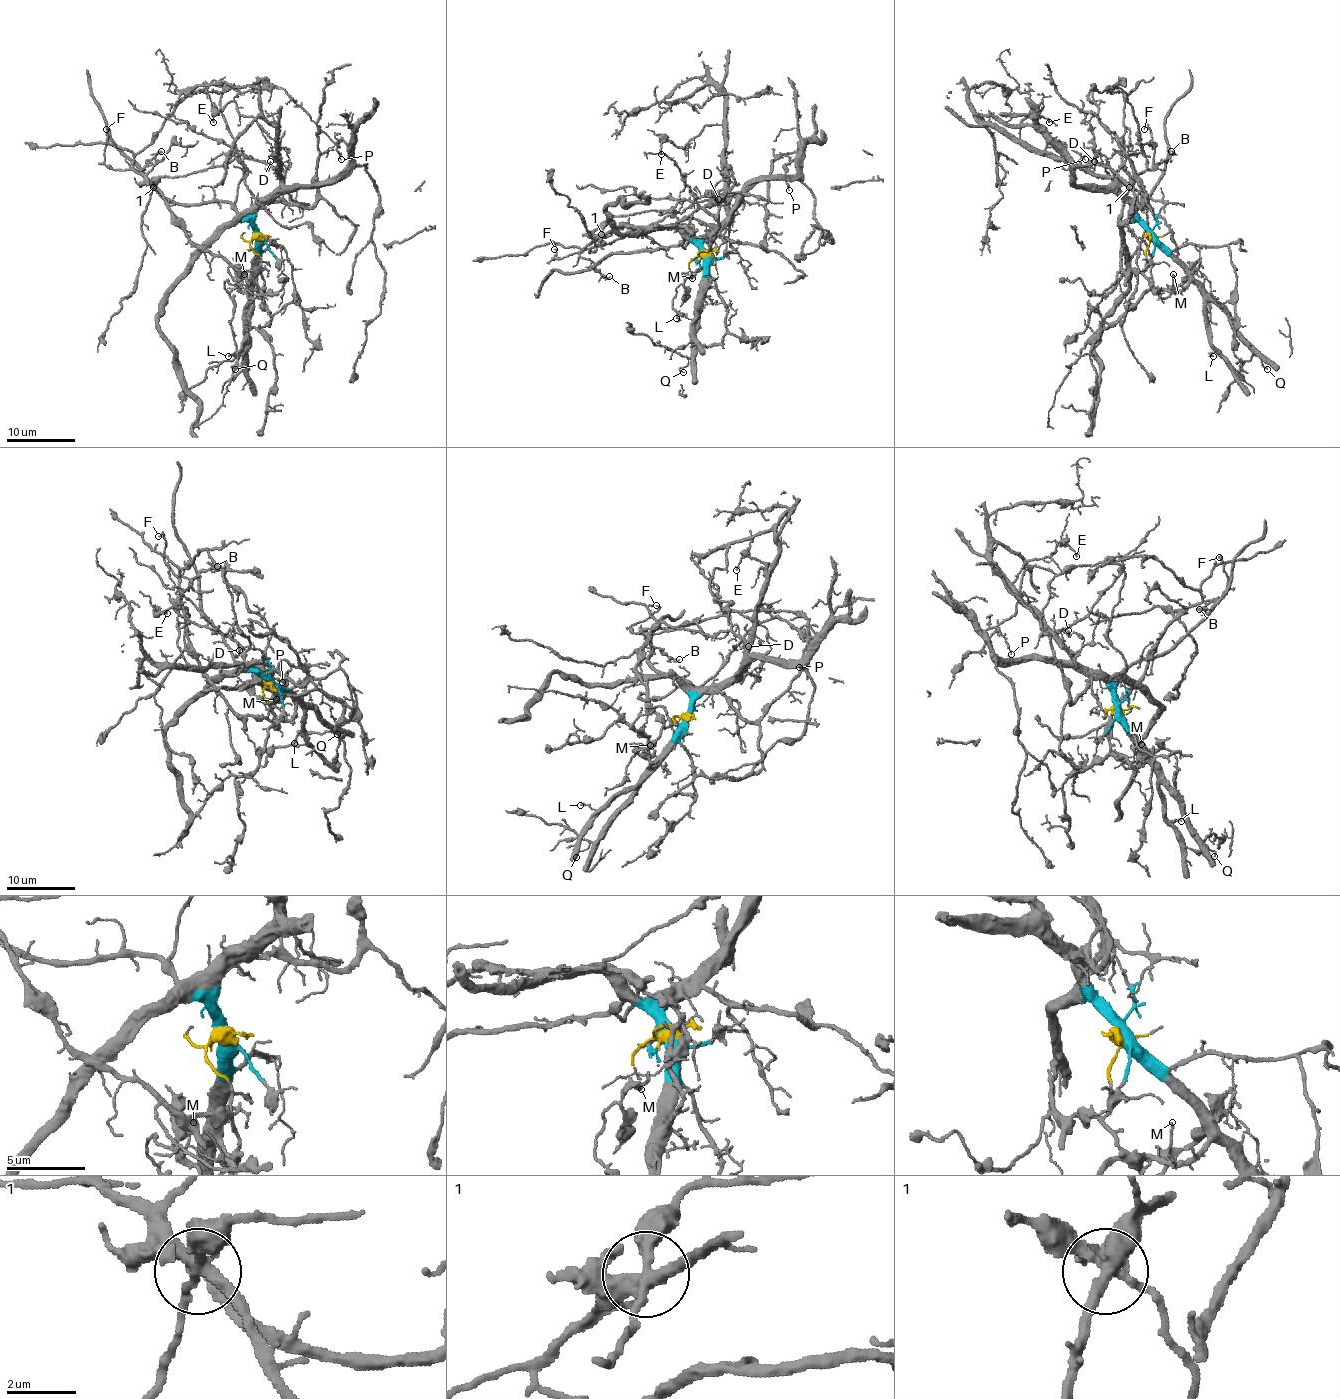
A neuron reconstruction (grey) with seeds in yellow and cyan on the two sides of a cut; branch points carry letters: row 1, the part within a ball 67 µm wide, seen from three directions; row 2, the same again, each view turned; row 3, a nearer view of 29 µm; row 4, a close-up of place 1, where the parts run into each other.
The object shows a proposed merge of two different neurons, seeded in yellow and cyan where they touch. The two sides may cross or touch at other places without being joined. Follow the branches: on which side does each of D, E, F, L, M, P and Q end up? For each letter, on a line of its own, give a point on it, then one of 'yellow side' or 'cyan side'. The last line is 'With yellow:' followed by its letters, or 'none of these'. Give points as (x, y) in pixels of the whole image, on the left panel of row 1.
D: at (270, 161); cyan side
E: at (213, 122); cyan side
F: at (106, 129); yellow side
L: at (228, 356); cyan side
M: at (244, 274); yellow side
P: at (341, 159); cyan side
Q: at (235, 369); cyan side
With yellow: F, M

